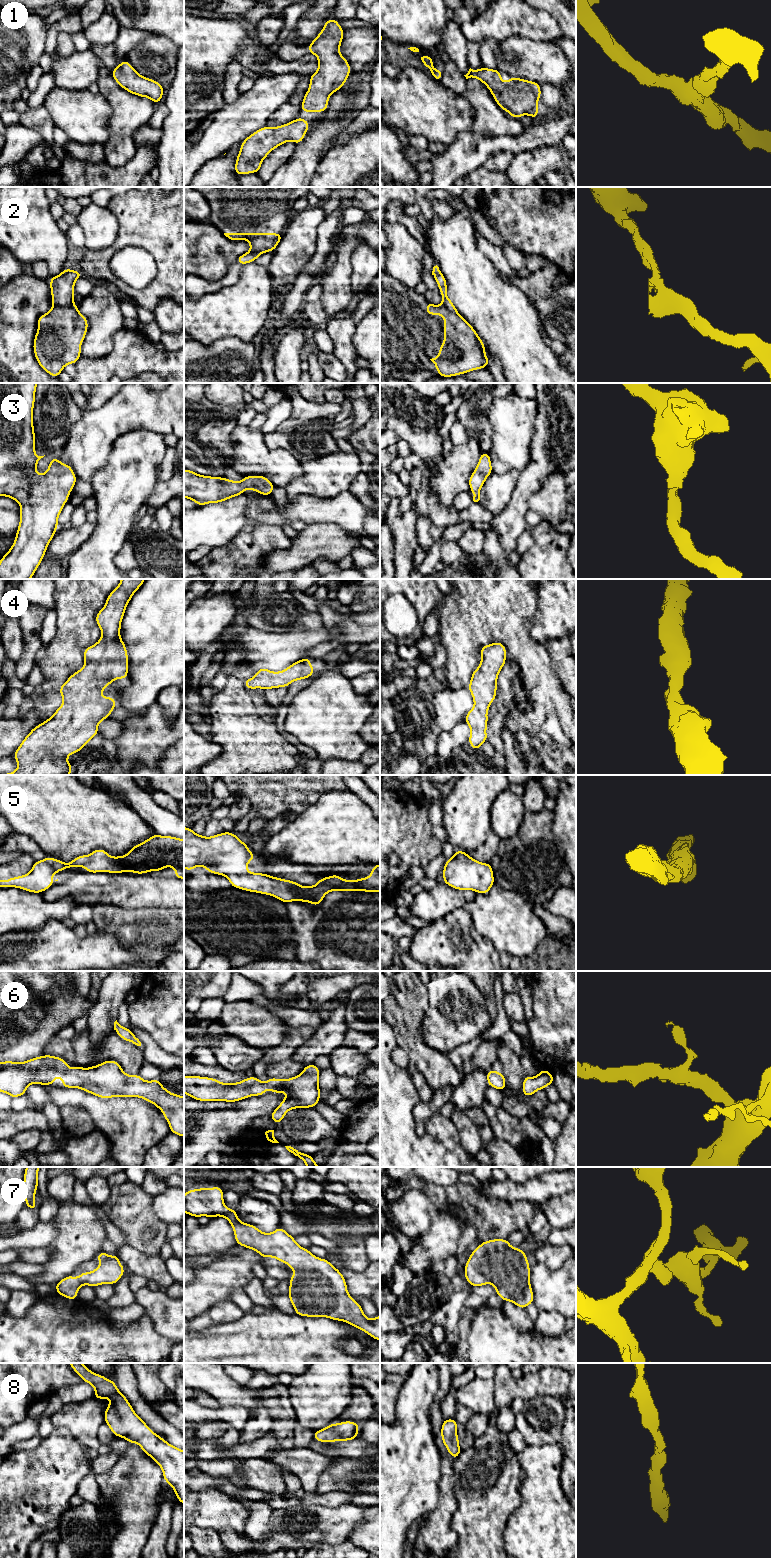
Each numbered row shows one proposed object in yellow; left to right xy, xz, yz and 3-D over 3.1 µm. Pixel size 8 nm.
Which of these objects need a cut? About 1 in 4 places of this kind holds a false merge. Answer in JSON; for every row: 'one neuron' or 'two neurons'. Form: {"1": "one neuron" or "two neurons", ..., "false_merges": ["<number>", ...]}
{"1": "one neuron", "2": "two neurons", "3": "one neuron", "4": "one neuron", "5": "one neuron", "6": "one neuron", "7": "one neuron", "8": "one neuron", "false_merges": ["2"]}

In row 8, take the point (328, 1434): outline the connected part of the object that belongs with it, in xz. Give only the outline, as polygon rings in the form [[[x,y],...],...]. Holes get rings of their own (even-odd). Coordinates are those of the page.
[[[353,1421],[331,1423],[318,1431],[313,1431],[314,1440],[318,1442],[349,1441],[358,1437],[360,1424]]]

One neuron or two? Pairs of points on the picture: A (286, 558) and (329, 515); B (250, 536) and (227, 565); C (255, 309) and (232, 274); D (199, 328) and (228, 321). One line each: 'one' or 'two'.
A: two
B: one
C: two
D: one

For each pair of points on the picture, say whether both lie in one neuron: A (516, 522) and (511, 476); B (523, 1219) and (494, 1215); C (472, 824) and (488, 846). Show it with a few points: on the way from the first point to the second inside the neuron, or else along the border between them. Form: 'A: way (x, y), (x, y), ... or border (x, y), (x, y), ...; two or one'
A: border (520, 472), (512, 495), (502, 511); two
B: way (516, 1217), (501, 1217); one
C: border (491, 831), (481, 844), (468, 853); two

